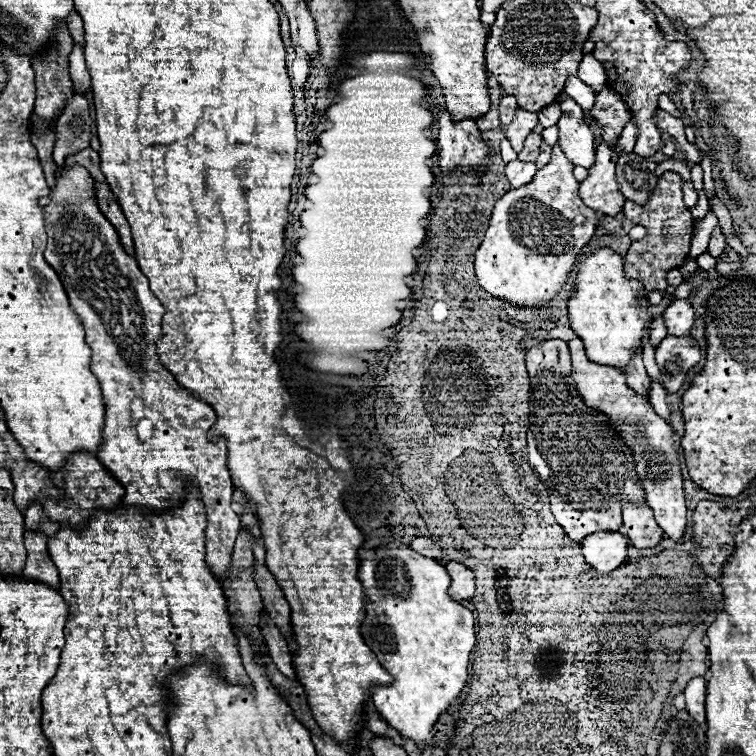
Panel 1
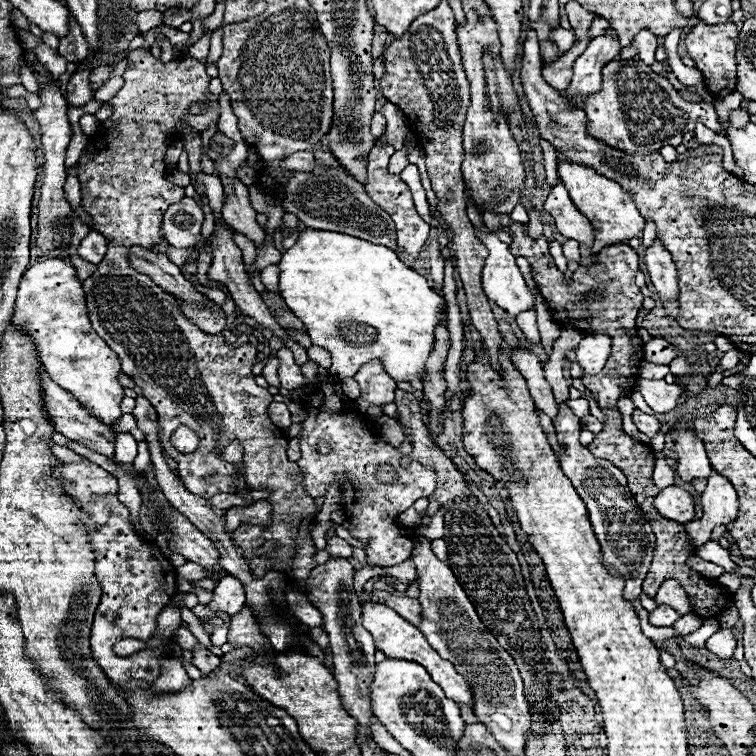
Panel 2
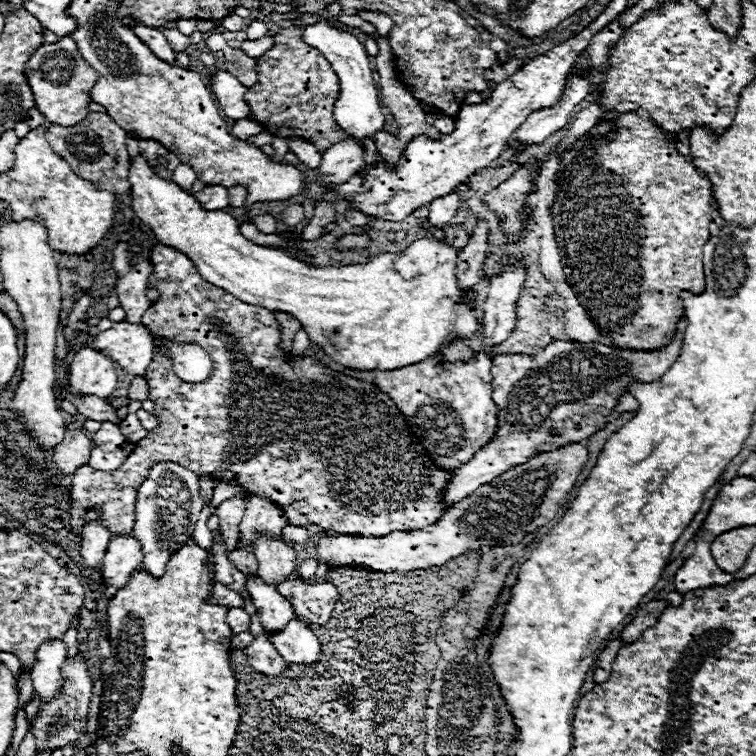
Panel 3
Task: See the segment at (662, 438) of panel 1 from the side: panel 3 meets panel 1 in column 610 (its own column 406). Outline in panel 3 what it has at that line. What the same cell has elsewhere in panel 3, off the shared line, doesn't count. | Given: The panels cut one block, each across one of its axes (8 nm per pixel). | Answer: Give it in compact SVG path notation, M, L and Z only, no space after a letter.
M482 350L476 354L474 362L466 362L466 364L462 362L452 364L452 362L440 362L434 358L428 358L424 366L404 366L404 368L390 370L390 372L376 372L374 384L378 386L378 390L388 394L392 402L396 402L408 426L412 428L412 432L420 436L420 444L424 446L424 450L432 456L432 460L436 460L436 466L444 470L456 470L468 460L472 460L472 456L484 444L488 444L496 434L498 406L492 400L492 374L490 374L492 360L490 356L492 356L490 350Z

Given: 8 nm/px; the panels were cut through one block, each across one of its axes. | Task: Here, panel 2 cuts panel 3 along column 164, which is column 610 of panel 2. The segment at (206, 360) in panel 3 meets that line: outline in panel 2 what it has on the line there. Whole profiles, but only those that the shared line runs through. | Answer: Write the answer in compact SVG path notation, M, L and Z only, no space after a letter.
M590 334L580 340L576 346L576 362L584 370L584 374L596 375L606 366L610 356L611 339L606 334Z

